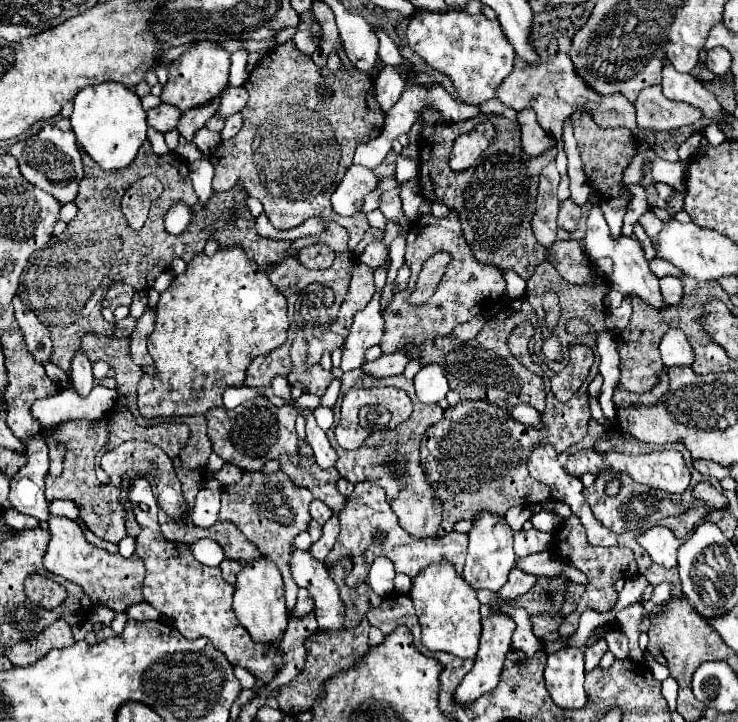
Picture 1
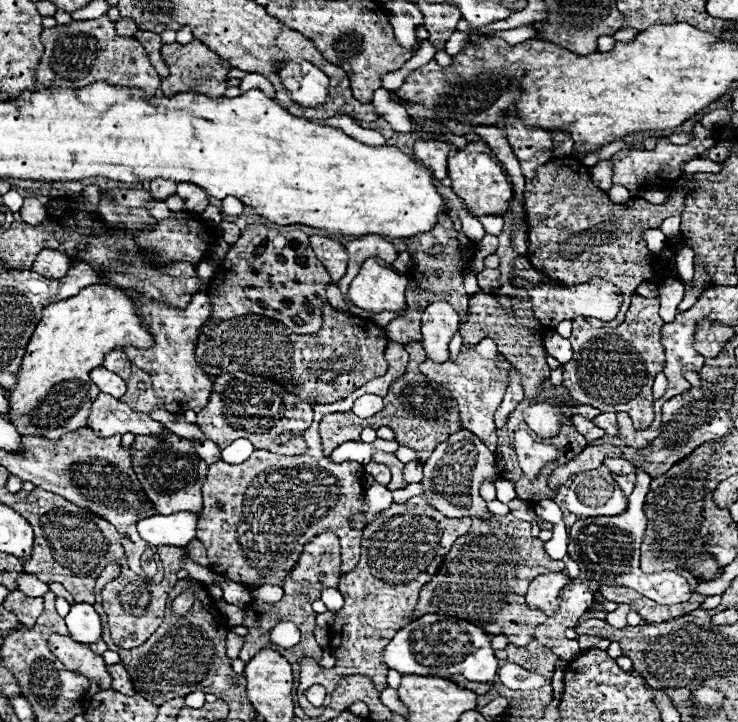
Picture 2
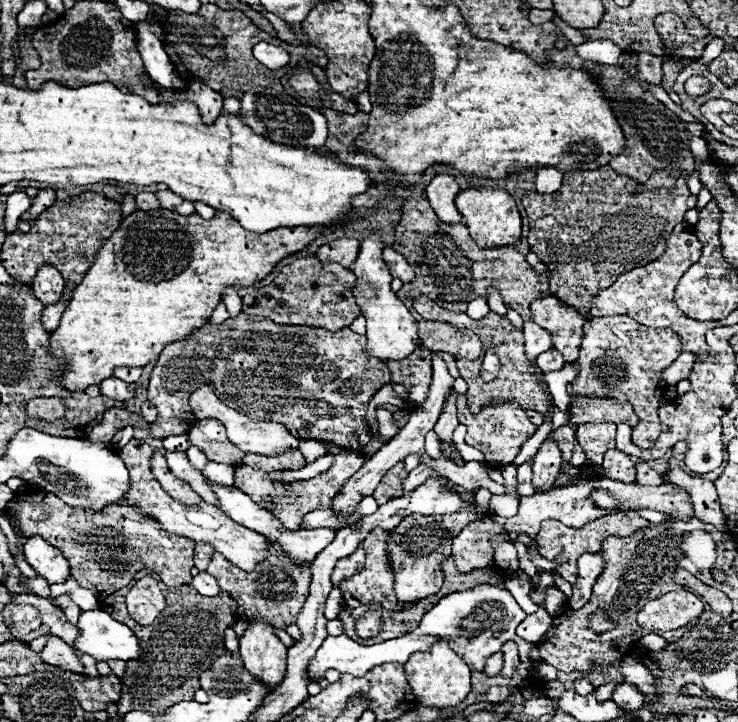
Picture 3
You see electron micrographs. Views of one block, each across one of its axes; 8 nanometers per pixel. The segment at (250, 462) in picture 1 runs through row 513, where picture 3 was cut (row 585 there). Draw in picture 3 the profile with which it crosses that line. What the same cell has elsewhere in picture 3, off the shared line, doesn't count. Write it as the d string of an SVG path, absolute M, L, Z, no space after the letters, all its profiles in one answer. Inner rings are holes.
M361 543L360 548L354 554L350 554L350 556L336 562L334 574L332 574L332 584L334 586L340 586L340 582L344 578L350 578L350 576L358 574L358 570L362 570L362 562L365 562L365 551L362 550L362 547L363 544Z

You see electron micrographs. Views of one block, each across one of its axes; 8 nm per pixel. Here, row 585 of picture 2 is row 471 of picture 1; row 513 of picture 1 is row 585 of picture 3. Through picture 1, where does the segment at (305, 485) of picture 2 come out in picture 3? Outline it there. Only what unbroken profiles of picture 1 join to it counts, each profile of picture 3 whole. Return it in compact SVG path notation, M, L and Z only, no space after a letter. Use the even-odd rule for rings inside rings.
M270 540L270 546L266 550L266 558L256 564L252 572L244 572L238 566L226 562L222 554L214 554L208 564L208 574L214 576L224 592L228 592L238 608L236 614L240 620L250 622L254 618L260 618L264 622L270 622L276 628L284 628L286 624L294 624L294 618L298 616L298 610L302 608L302 602L306 600L308 586L310 586L310 566L304 562L294 562L286 552L280 548L278 542Z

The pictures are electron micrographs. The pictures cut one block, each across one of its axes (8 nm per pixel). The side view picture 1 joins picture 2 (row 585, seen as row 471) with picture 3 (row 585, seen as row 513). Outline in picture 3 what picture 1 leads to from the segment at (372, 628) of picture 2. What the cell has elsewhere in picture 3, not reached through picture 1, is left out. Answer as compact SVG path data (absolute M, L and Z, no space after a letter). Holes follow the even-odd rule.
M458 510L458 514L446 514L446 516L410 514L410 518L404 518L394 530L390 530L386 554L388 560L392 562L390 566L394 570L396 580L396 598L400 604L418 602L420 598L426 598L440 590L444 582L440 562L452 556L452 540L464 526L468 526L476 518L478 516L472 510Z

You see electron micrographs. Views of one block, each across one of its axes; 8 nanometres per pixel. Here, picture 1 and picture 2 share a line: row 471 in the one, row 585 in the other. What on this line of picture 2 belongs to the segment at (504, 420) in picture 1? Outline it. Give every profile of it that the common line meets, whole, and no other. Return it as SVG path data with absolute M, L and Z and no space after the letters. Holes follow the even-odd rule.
M512 514L508 516L492 516L492 518L472 518L472 528L464 536L458 536L454 542L450 554L444 558L438 574L420 590L420 598L414 610L414 616L422 614L450 614L468 622L478 624L486 634L498 636L504 634L508 636L510 644L514 646L528 646L534 636L534 626L542 624L546 618L540 610L530 610L526 606L526 588L528 584L540 576L540 574L550 574L550 572L562 572L564 562L562 560L552 560L544 552L544 542L540 538L534 538L530 534L530 522L518 520Z

